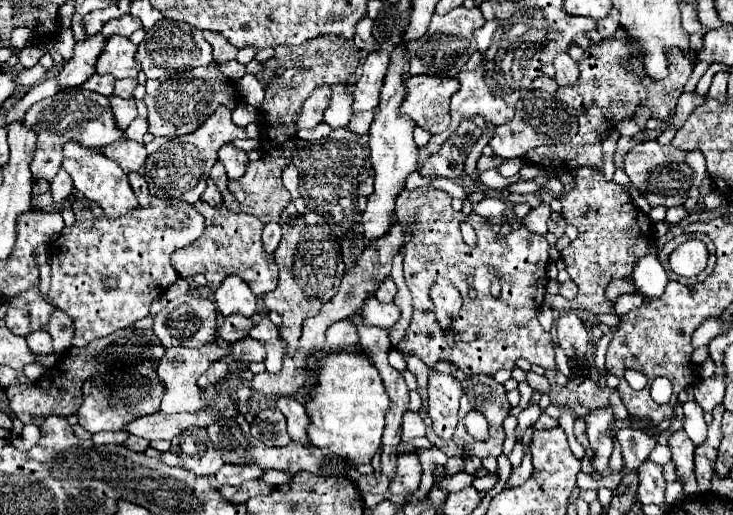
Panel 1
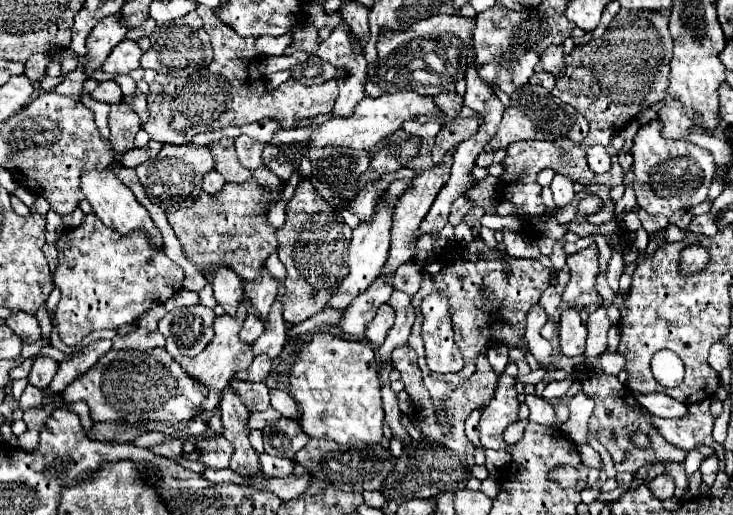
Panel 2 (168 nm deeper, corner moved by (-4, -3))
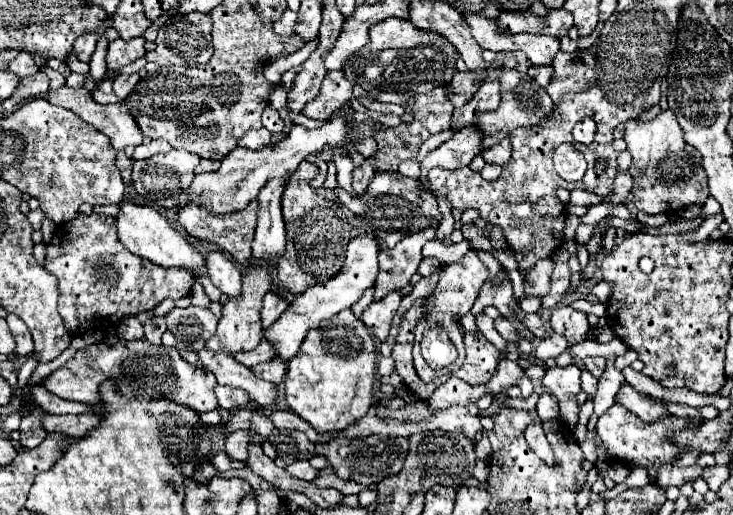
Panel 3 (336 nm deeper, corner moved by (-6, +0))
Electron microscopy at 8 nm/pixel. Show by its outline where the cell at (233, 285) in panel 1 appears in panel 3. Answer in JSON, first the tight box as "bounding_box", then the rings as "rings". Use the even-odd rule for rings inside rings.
{"bounding_box":[206,252,242,298],"rings":[[[208,252],[206,266],[216,288],[220,288],[230,298],[236,298],[240,294],[242,288],[240,270],[224,252]]]}

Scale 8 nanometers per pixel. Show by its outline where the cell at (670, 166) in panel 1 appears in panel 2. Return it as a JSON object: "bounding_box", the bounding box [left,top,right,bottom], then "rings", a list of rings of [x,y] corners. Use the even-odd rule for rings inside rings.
{"bounding_box":[634,121,714,217],"rings":[[[660,121],[642,125],[634,137],[634,191],[638,205],[650,215],[662,213],[670,217],[676,209],[692,209],[708,197],[714,175],[714,157],[710,151],[688,141],[670,141],[660,135]]]}

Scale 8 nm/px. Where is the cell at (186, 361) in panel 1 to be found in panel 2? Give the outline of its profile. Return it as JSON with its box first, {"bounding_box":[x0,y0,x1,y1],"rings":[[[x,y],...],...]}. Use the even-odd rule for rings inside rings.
{"bounding_box":[176,305,254,411],"rings":[[[240,305],[236,317],[230,317],[230,315],[216,317],[216,321],[214,321],[216,335],[206,345],[206,349],[202,353],[198,353],[198,357],[176,357],[176,363],[180,367],[184,367],[184,371],[192,379],[196,379],[198,383],[204,383],[204,387],[208,387],[208,395],[206,395],[206,399],[202,403],[202,411],[214,411],[214,407],[218,407],[218,403],[220,403],[220,393],[226,387],[226,383],[234,377],[236,371],[244,371],[252,363],[252,357],[254,357],[252,347],[238,339],[238,331],[240,331],[246,315],[248,315],[246,305]]]}

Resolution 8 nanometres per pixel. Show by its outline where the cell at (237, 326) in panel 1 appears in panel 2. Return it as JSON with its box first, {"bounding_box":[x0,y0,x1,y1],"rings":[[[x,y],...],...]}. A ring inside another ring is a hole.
{"bounding_box":[240,313,264,345],"rings":[[[250,313],[250,315],[246,317],[246,321],[244,321],[242,331],[240,331],[240,341],[252,345],[262,333],[264,333],[264,323],[262,323],[256,315]]]}

